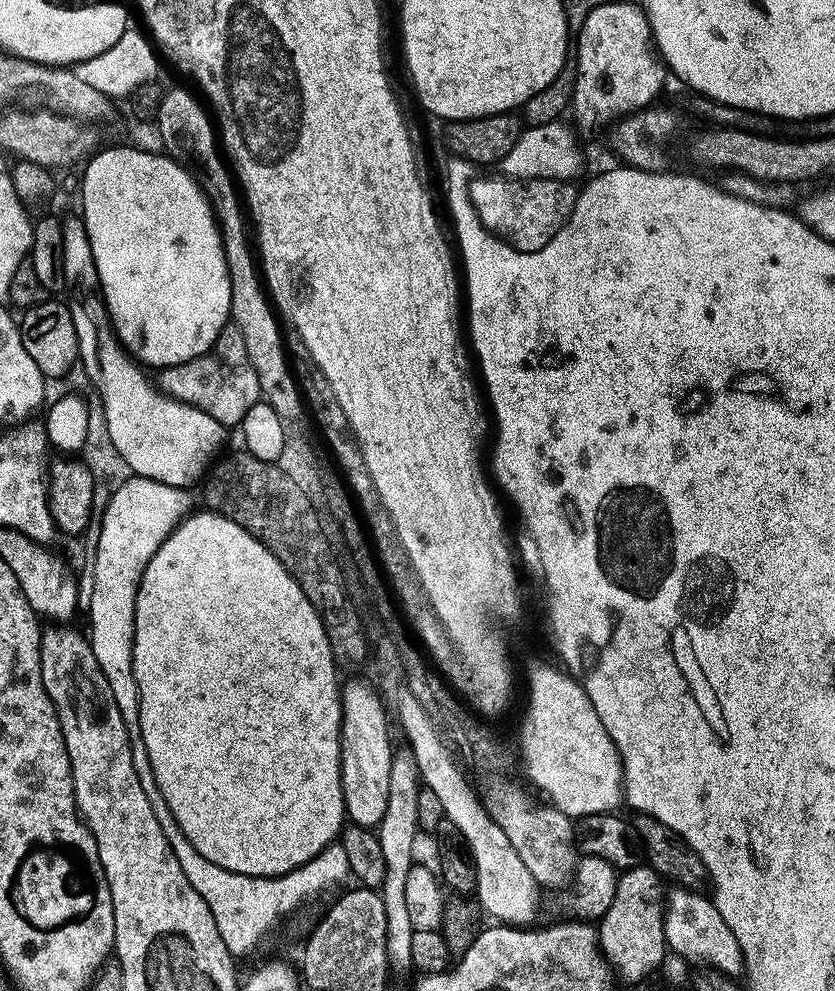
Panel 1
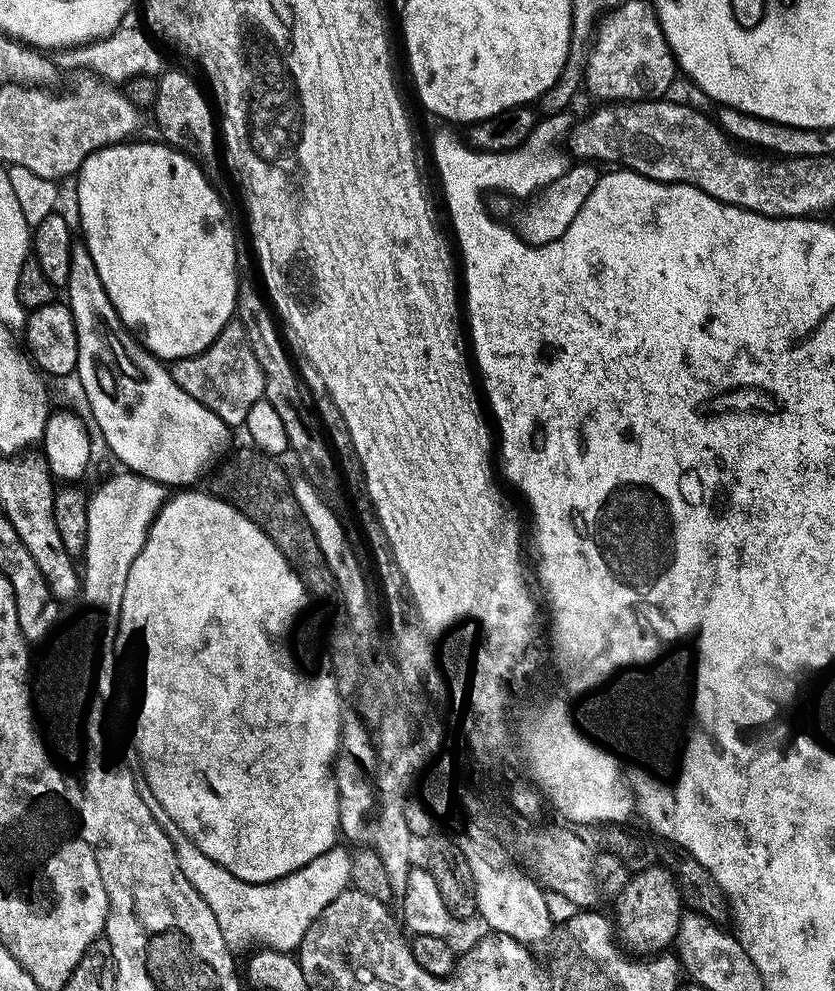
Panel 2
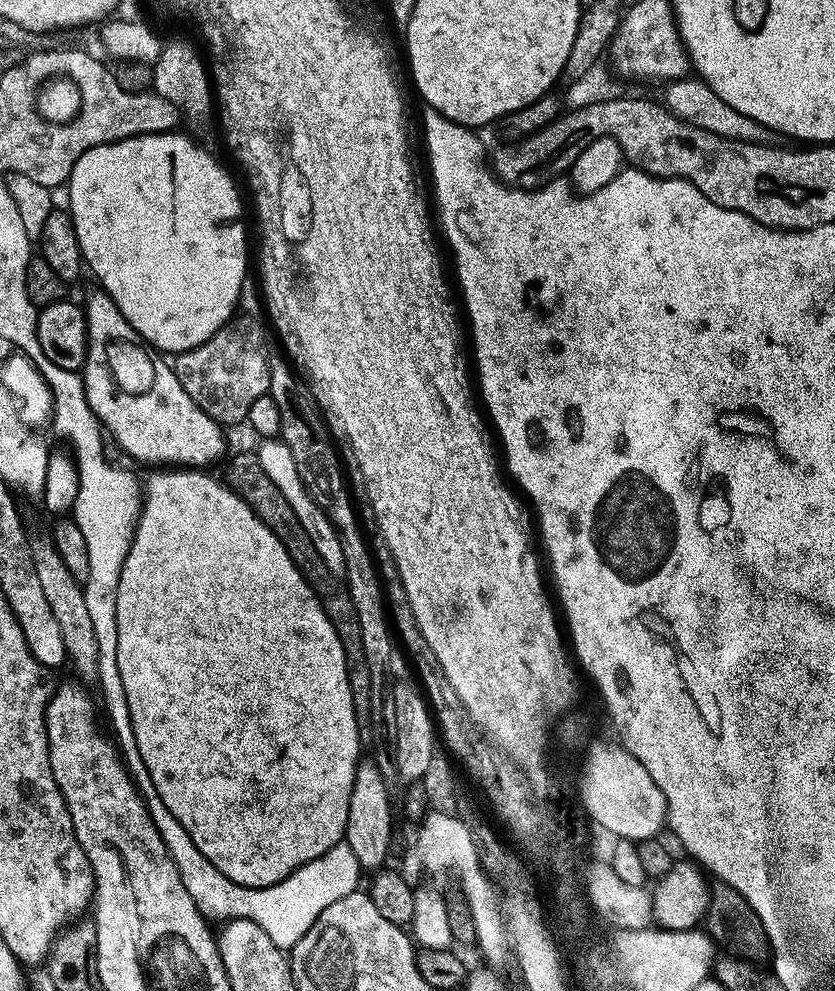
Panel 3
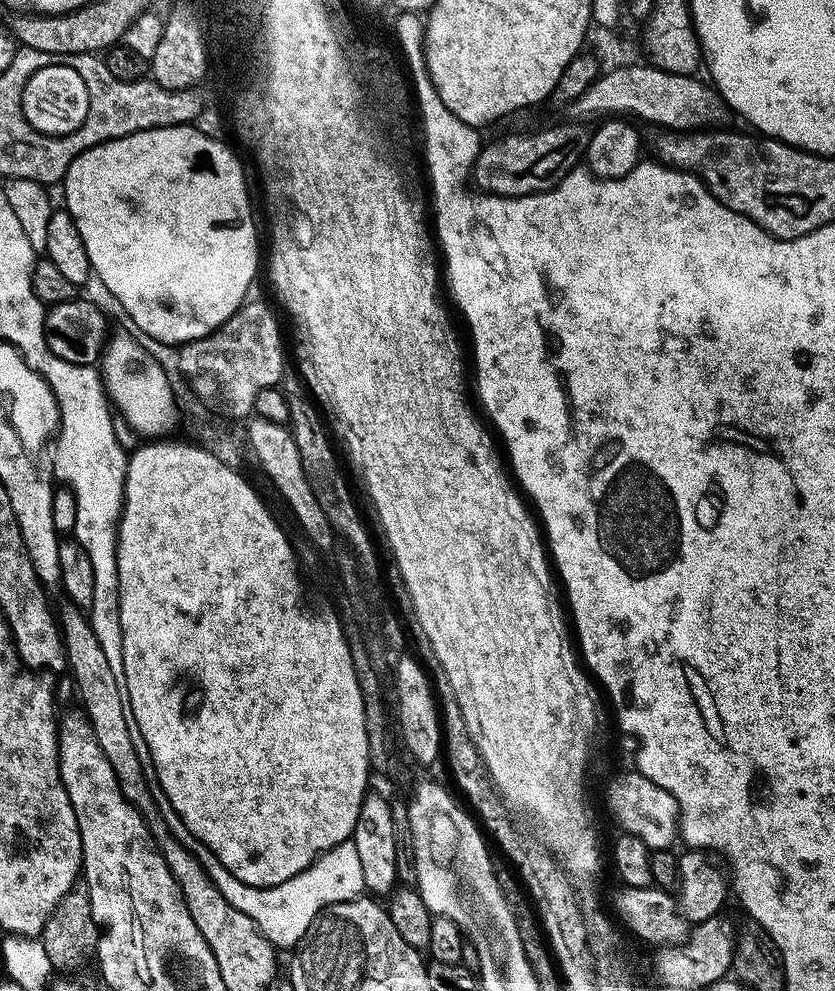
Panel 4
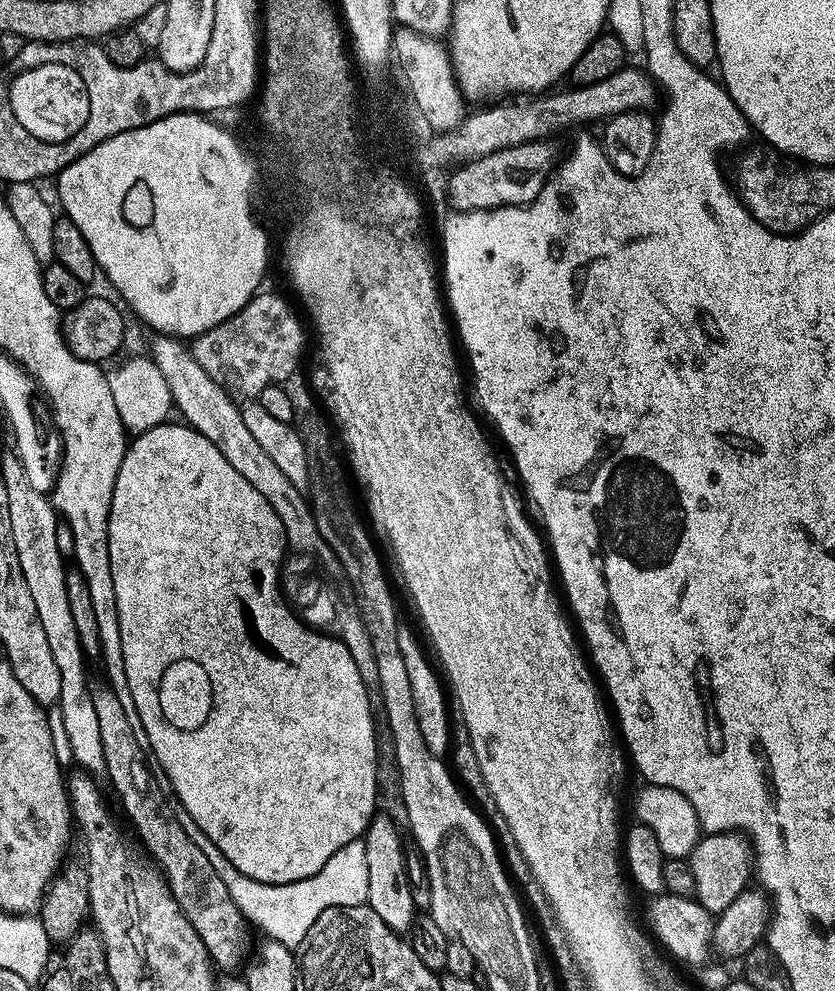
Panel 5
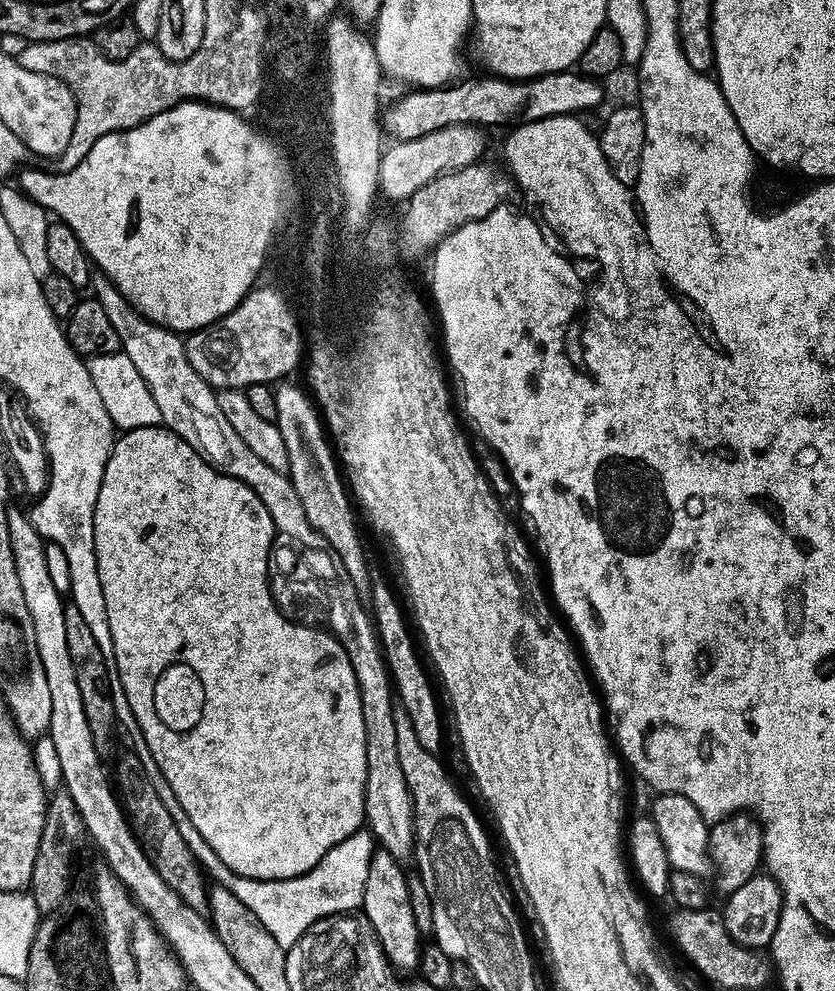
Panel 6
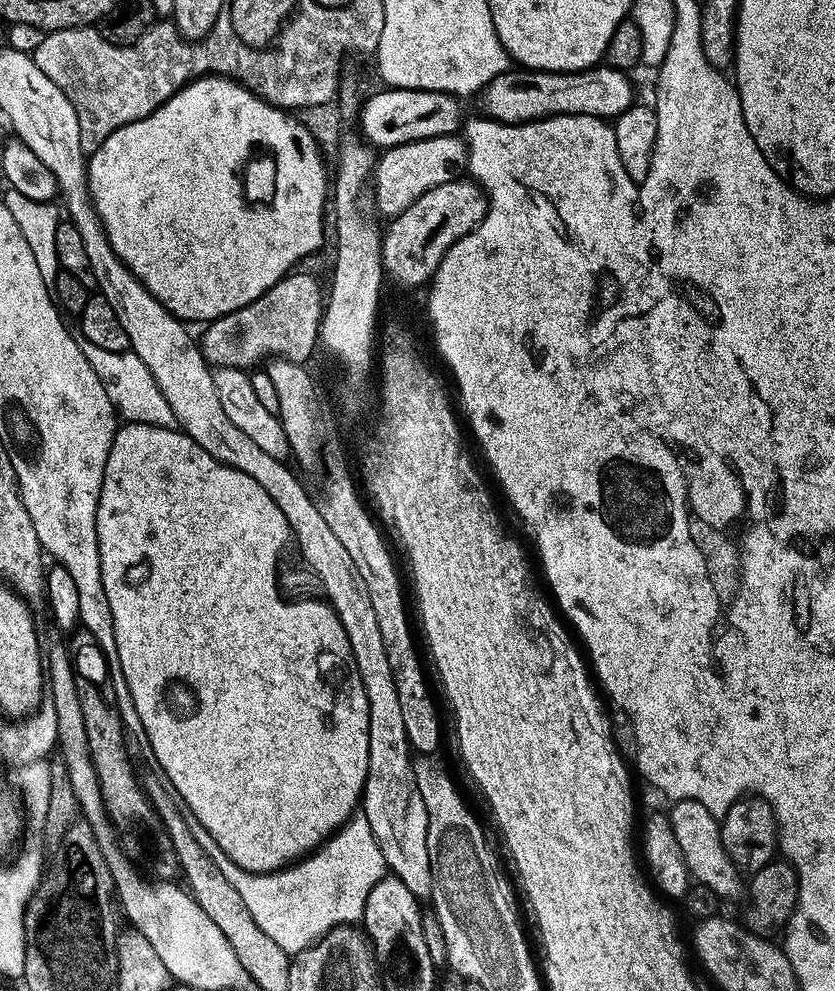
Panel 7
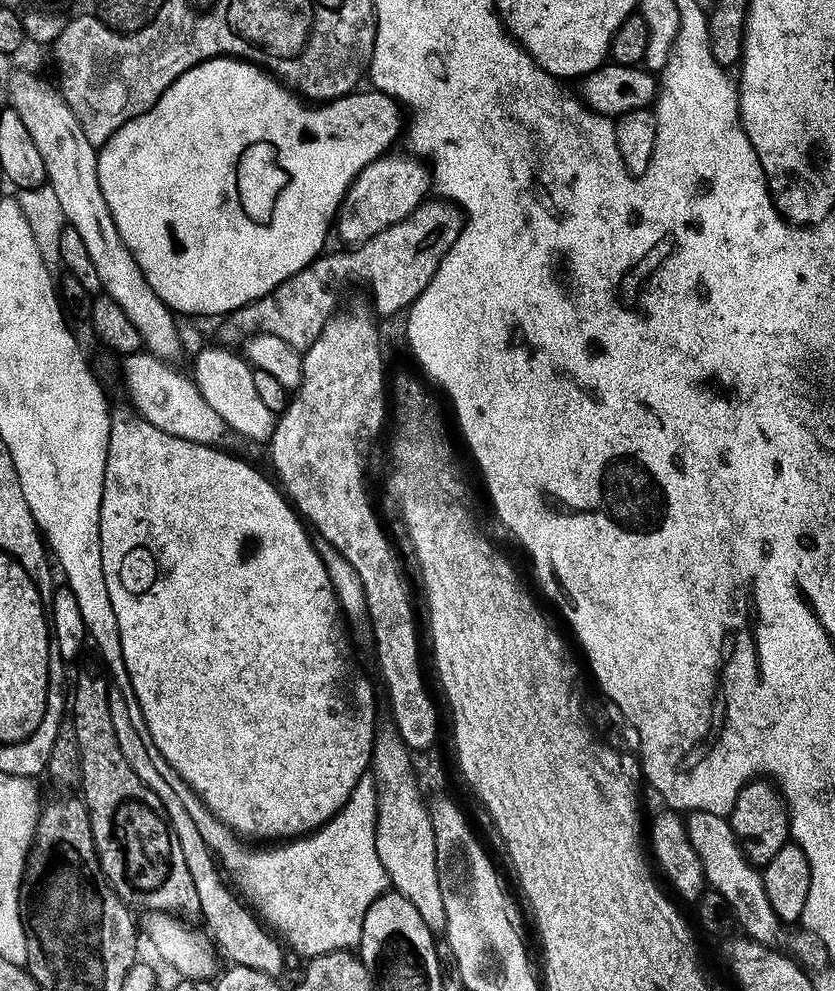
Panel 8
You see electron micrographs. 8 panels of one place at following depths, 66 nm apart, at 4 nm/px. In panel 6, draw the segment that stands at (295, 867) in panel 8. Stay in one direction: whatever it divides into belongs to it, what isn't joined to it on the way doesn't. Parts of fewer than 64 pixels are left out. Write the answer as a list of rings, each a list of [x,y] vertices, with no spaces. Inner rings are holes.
[[[361,830],[338,842],[306,874],[289,880],[251,880],[226,870],[223,887],[231,888],[232,893],[240,897],[243,904],[256,915],[263,928],[278,941],[285,950],[297,944],[306,934],[306,930],[314,921],[323,916],[352,914],[363,905],[366,890],[366,874],[370,870],[370,862],[374,851],[374,837],[371,831]]]

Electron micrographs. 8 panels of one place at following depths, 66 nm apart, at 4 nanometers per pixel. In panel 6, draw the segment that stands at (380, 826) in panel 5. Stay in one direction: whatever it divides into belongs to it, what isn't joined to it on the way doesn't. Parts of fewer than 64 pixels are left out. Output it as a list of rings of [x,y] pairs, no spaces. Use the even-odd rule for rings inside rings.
[[[373,851],[370,870],[366,874],[362,912],[374,926],[376,936],[379,937],[380,945],[393,969],[415,969],[421,962],[422,935],[415,926],[414,913],[410,908],[408,876],[400,868],[403,868],[401,861],[395,860],[388,852]]]

